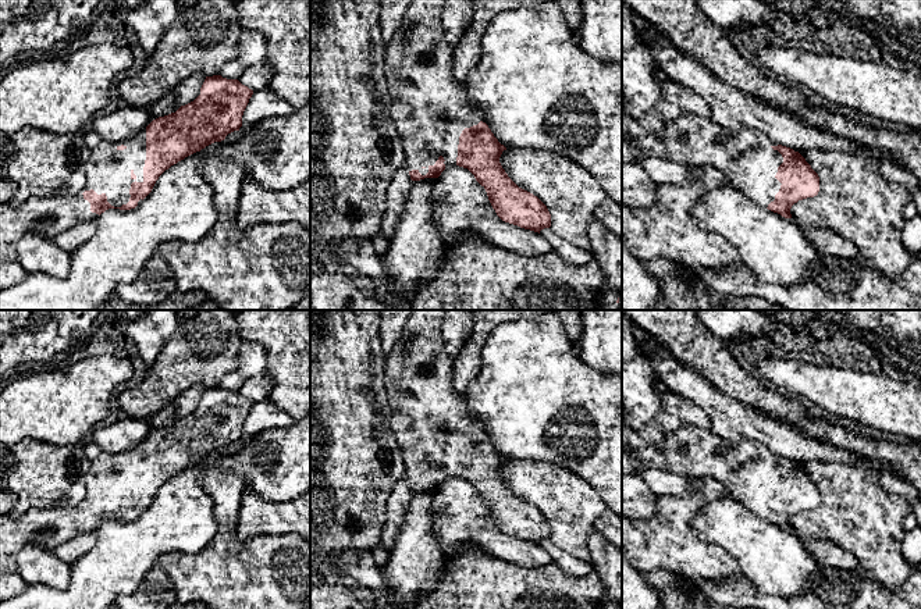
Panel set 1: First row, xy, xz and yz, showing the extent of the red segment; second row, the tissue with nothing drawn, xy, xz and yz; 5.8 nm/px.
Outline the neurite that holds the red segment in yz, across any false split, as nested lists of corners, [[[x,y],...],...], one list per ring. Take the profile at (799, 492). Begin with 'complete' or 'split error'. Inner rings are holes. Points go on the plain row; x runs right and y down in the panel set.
split error; [[[696,425],[680,427],[648,446],[622,444],[622,476],[637,474],[641,469],[669,471],[684,478],[716,480],[751,513],[785,530],[792,530],[794,514],[819,503],[818,485],[799,463],[775,455],[761,442],[730,442]]]

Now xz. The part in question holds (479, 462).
split error; [[[413,310],[401,339],[385,356],[384,388],[391,410],[390,424],[403,457],[410,491],[438,489],[452,477],[467,480],[486,501],[502,533],[540,545],[551,538],[547,517],[508,488],[499,474],[506,459],[494,448],[480,420],[472,416],[465,392],[452,388],[455,356],[448,353],[440,331],[445,313]]]

